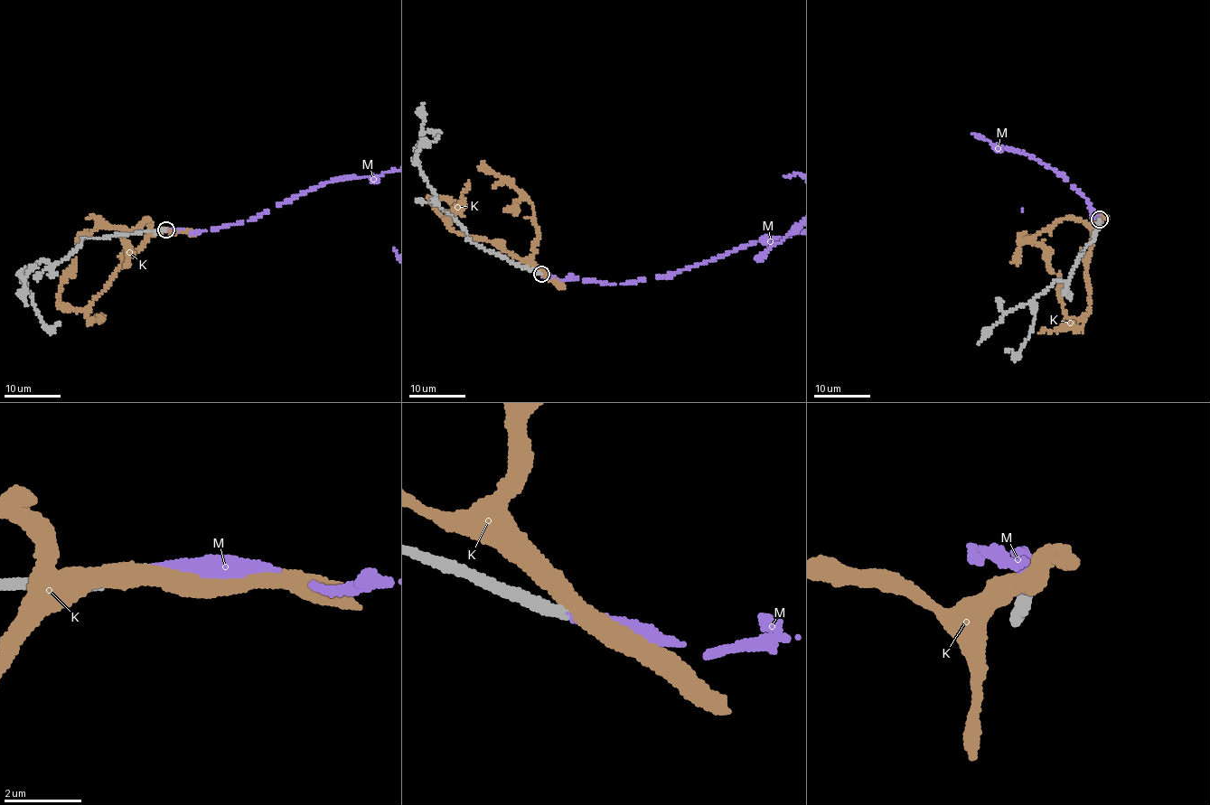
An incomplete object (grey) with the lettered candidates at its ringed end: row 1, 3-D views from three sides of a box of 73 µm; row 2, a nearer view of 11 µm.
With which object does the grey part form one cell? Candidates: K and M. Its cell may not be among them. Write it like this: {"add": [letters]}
{"add": ["M"]}

